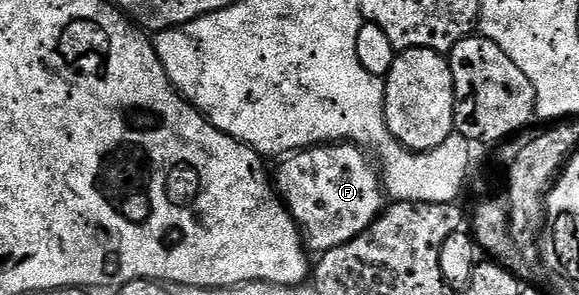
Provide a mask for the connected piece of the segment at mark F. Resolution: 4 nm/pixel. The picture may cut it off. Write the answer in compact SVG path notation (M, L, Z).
M331 143L316 145L287 156L278 169L276 192L282 198L286 210L294 216L294 222L302 230L303 242L311 254L321 255L340 247L356 235L360 235L380 216L388 204L388 198L380 176L380 169L368 158L367 150L353 143Z

